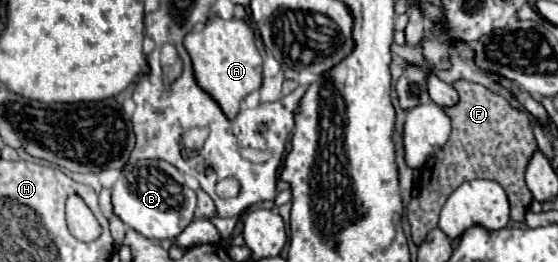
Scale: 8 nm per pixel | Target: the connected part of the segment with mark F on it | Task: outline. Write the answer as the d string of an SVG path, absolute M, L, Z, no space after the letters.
M459 80L453 86L459 92L459 104L453 108L445 108L451 118L453 132L441 152L435 154L433 162L423 166L419 180L419 196L413 198L407 206L411 236L415 244L421 244L439 222L439 212L447 200L447 196L459 188L463 182L485 178L495 180L507 192L511 214L515 222L523 222L531 204L531 192L525 184L525 170L531 156L537 150L537 140L533 134L531 118L519 108L511 106L503 96L491 92L489 88L473 82Z

